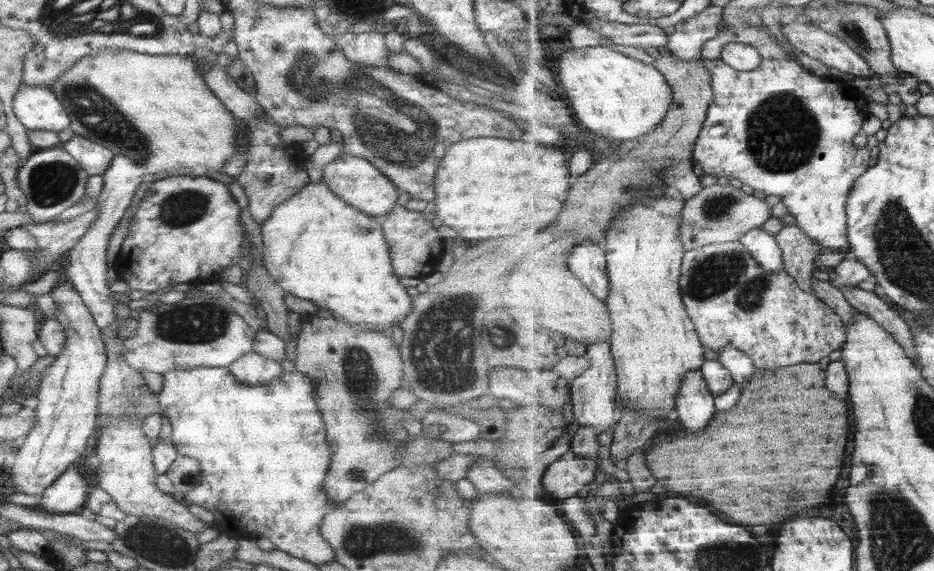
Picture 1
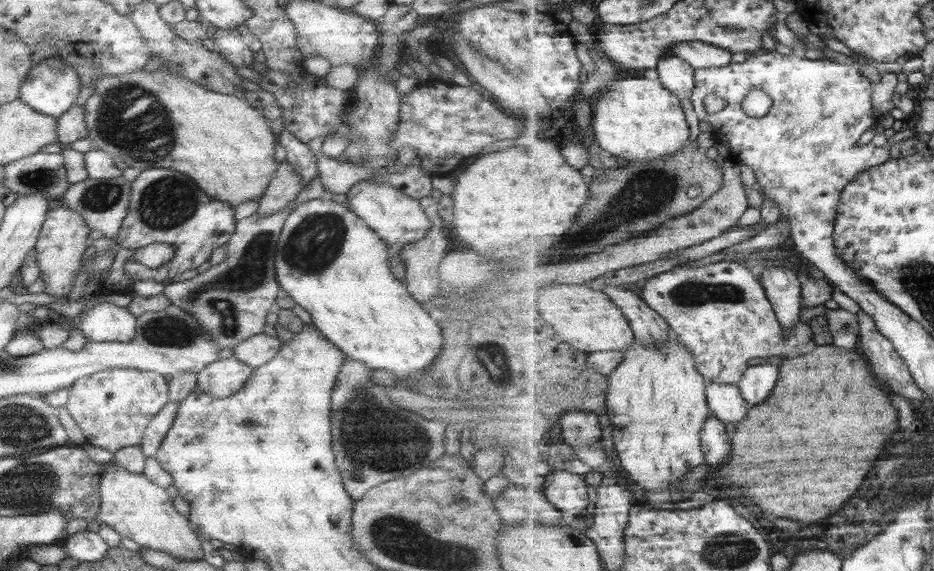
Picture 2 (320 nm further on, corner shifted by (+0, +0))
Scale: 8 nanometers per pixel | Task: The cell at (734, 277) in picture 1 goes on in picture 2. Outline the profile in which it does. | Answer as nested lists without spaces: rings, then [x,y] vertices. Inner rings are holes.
[[[722,260],[704,267],[687,267],[659,273],[643,282],[639,294],[670,324],[671,330],[678,334],[678,341],[694,354],[696,367],[707,382],[739,385],[747,369],[747,360],[773,356],[793,358],[807,354],[813,348],[813,332],[809,323],[800,321],[793,332],[784,332],[761,281],[750,268],[736,260]]]

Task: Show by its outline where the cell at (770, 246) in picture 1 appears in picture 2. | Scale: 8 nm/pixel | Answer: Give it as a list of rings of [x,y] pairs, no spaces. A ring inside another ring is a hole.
[[[768,266],[762,274],[761,284],[765,287],[773,310],[784,332],[793,332],[800,323],[802,304],[802,283],[797,273],[790,268]]]

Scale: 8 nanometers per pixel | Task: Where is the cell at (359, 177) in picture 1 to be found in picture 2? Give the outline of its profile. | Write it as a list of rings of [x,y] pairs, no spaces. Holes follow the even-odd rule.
[[[363,180],[355,183],[345,195],[347,209],[356,214],[387,245],[389,256],[397,253],[401,247],[421,240],[429,232],[430,220],[418,201],[405,196],[400,190]]]

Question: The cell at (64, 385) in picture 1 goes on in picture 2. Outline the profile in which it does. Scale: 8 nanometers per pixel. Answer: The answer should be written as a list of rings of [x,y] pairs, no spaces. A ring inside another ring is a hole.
[[[61,197],[55,199],[46,212],[45,220],[41,223],[39,235],[35,242],[35,258],[37,268],[45,281],[43,292],[56,294],[66,298],[71,294],[74,276],[79,270],[79,262],[83,251],[87,247],[87,236],[90,228],[79,213],[71,210],[61,202]]]

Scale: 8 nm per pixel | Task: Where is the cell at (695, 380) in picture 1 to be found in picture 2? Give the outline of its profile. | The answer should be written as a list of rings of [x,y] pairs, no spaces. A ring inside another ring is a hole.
[[[710,414],[701,436],[703,436],[701,442],[705,444],[705,454],[709,458],[709,464],[723,464],[731,458],[733,444],[722,420]]]

